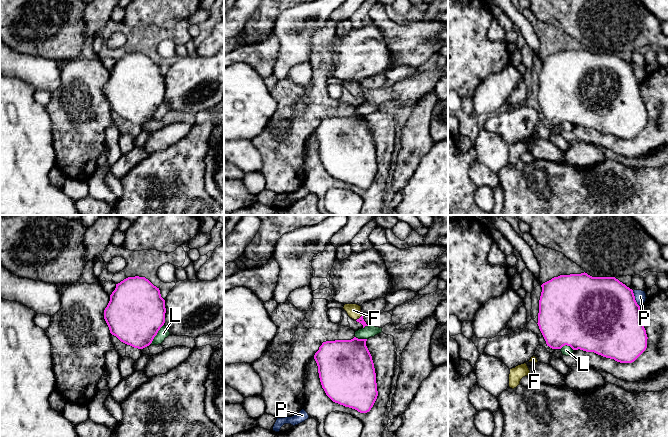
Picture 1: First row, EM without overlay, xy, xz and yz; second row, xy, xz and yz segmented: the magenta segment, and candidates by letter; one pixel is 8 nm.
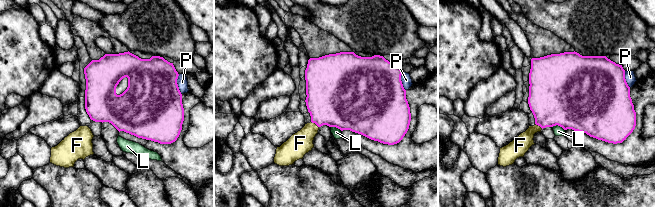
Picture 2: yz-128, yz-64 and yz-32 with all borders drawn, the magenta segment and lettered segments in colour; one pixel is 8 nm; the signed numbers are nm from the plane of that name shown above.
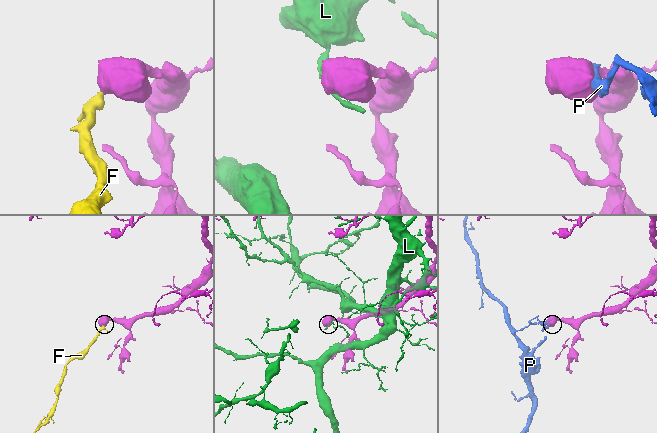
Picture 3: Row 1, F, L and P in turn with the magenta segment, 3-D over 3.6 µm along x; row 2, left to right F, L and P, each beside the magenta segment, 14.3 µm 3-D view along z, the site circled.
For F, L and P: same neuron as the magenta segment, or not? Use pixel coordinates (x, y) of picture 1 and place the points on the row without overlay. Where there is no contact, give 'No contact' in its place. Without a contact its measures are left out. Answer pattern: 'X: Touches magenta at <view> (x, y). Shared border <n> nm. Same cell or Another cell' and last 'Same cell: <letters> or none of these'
F: Touches magenta at xz (359, 94). Shared border 60 nm. Same cell
L: Touches magenta at xy (156, 110). Shared border 220 nm. Another cell
P: Touches magenta at yz (634, 75). Shared border 140 nm. Another cell
Same cell: F

